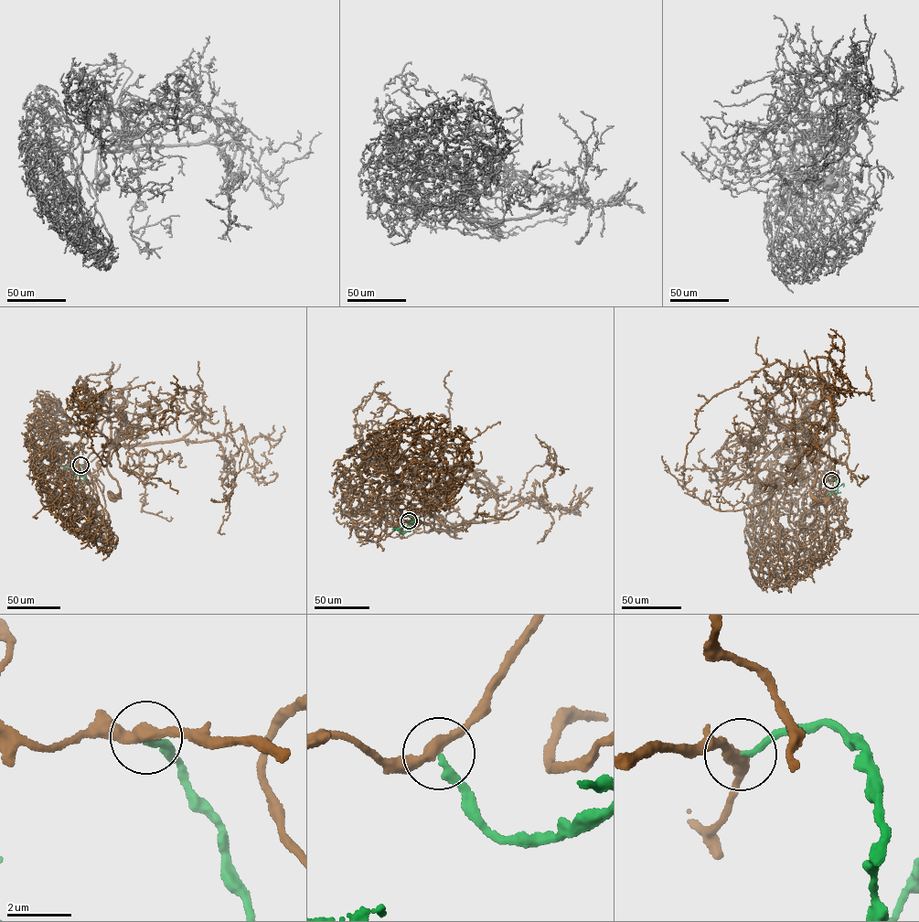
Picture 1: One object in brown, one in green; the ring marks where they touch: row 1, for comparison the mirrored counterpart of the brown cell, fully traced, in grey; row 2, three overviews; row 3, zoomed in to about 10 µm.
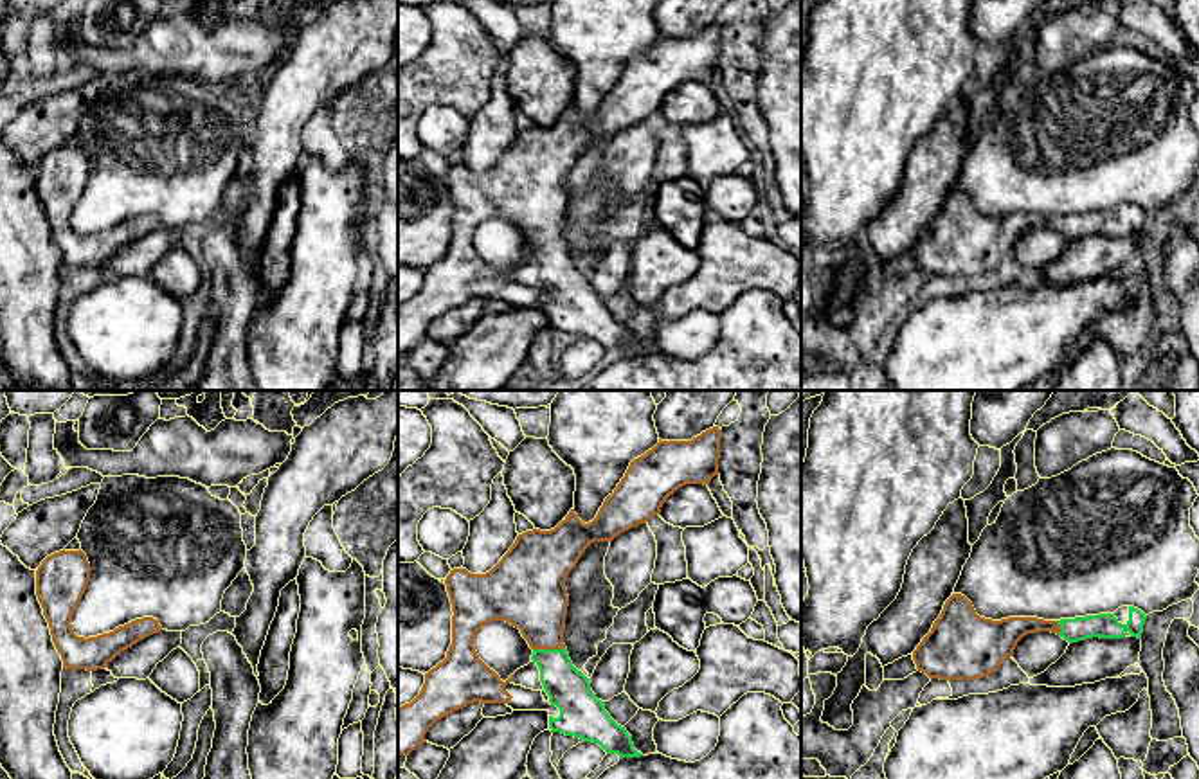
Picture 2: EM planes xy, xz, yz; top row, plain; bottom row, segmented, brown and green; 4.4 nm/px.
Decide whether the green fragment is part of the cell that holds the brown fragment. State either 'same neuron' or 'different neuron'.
same neuron

